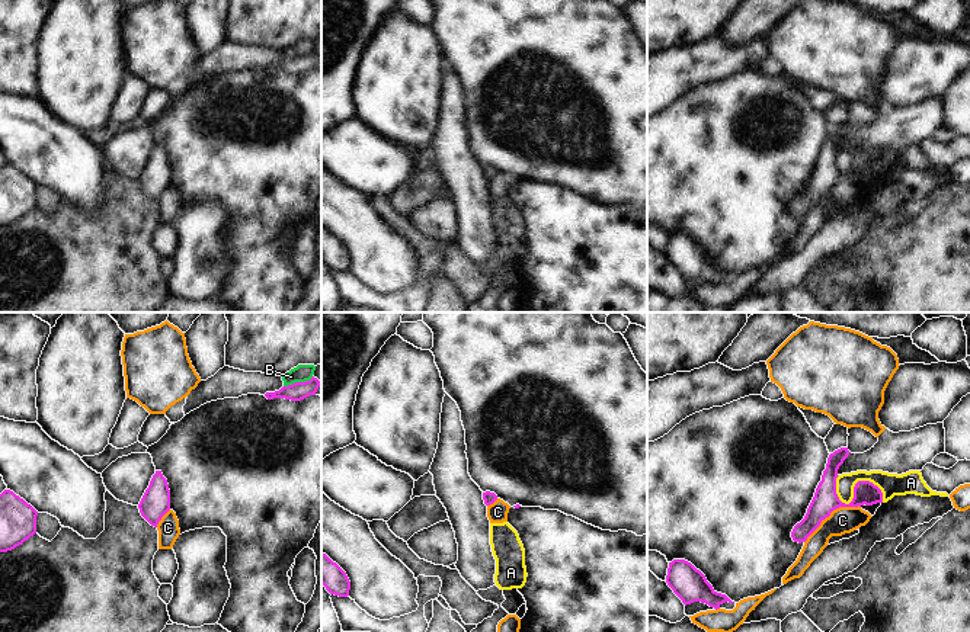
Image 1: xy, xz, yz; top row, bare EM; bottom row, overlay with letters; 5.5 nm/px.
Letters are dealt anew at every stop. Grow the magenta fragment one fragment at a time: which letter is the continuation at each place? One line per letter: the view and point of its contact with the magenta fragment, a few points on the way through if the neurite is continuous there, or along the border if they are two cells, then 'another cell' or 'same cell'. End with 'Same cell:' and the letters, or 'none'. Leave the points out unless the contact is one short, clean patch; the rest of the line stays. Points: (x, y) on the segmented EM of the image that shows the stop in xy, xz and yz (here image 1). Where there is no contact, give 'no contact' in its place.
A: contact yz (854, 490); border yz (835, 478), (845, 503), (858, 481), (871, 481), (883, 501); another cell
B: contact xy (298, 382); another cell
C: contact yz (831, 512); another cell
Same cell: none

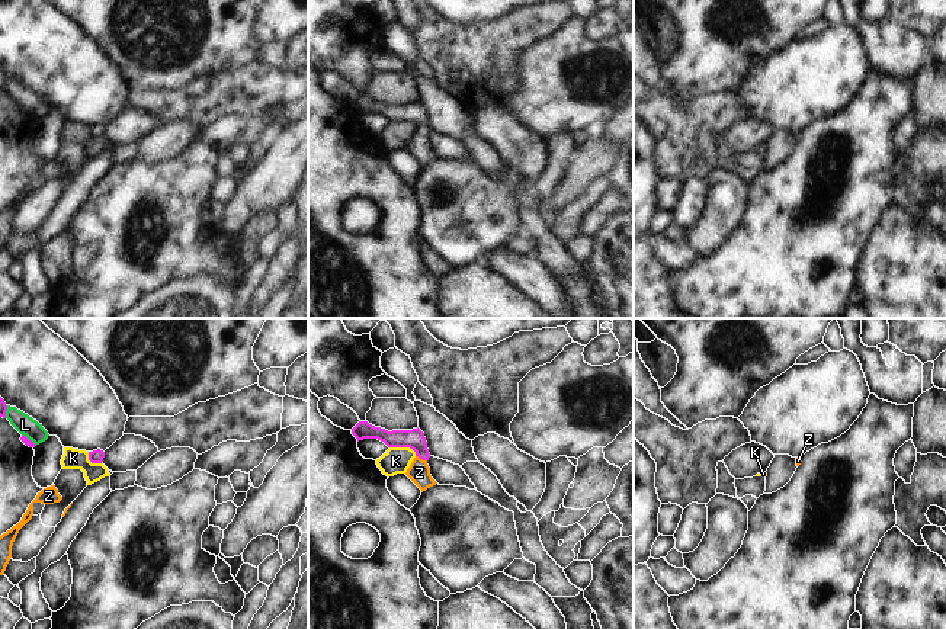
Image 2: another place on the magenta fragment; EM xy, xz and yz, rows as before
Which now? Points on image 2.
K: contact xz (404, 446); another cell
L: contact xy (28, 439); another cell
Z: contact xz (422, 458); way xz (414, 439), (422, 451), (422, 458), (419, 472); same cell
Same cell: Z

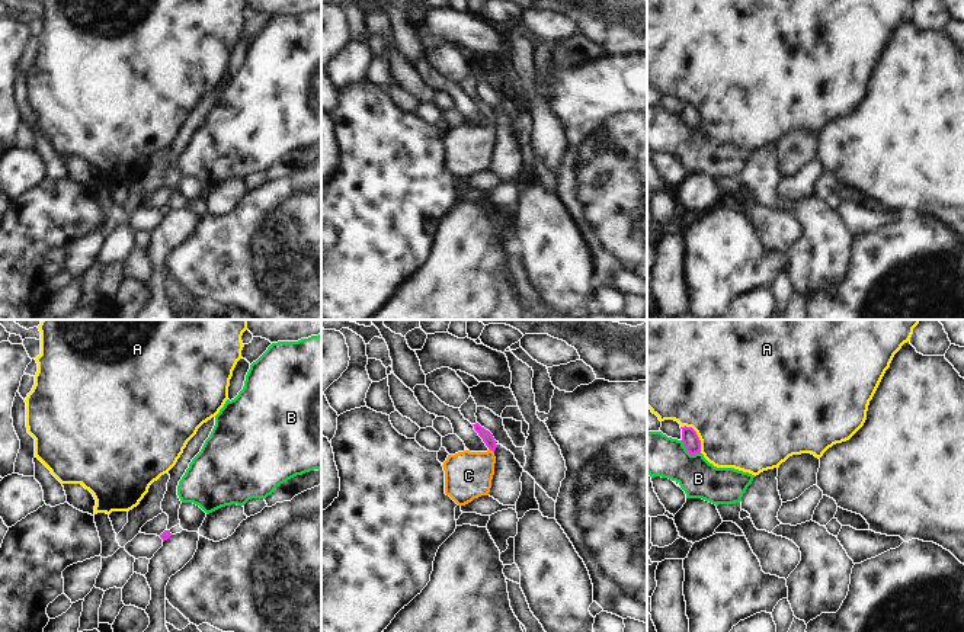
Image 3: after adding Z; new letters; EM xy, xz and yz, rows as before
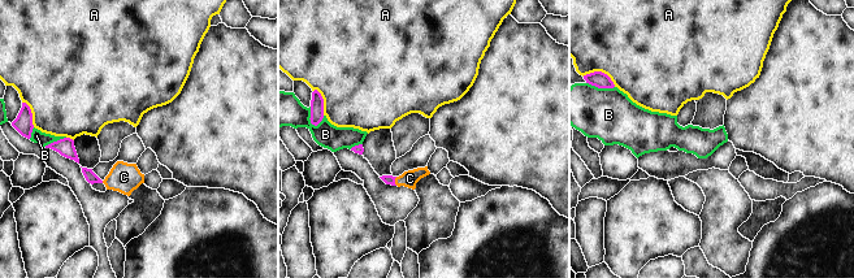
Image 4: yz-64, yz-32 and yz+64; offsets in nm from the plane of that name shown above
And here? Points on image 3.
A: contact yz (697, 435); another cell
B: contact yz (689, 452); another cell
C: contact xz (492, 449); way xz (487, 438), (492, 449), (468, 475); same cell
Same cell: C

